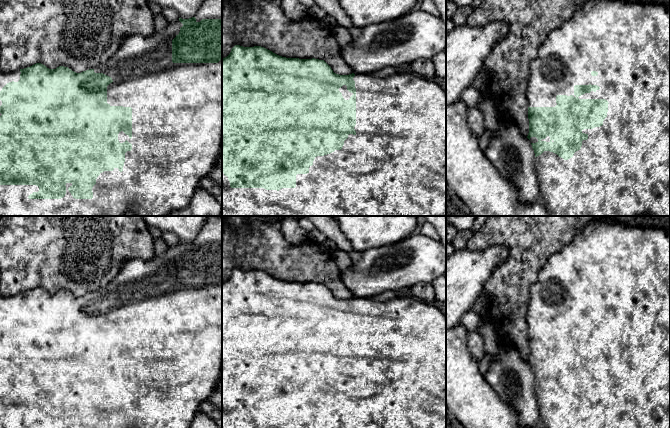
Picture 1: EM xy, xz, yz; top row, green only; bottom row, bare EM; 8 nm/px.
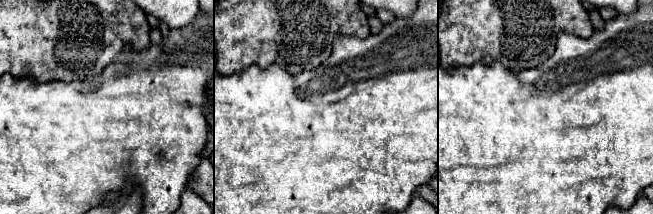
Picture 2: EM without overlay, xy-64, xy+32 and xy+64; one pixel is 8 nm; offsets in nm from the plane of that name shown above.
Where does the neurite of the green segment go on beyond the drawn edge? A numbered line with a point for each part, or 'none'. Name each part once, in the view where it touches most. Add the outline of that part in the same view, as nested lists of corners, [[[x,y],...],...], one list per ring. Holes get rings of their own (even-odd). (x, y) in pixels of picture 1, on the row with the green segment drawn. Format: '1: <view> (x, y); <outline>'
1: xy (176, 140); [[[179,19],[169,23],[167,28],[145,37],[141,34],[130,35],[125,38],[117,52],[102,66],[94,68],[95,73],[103,73],[112,78],[113,82],[107,86],[107,103],[110,106],[123,106],[132,108],[132,138],[130,139],[123,131],[119,132],[120,143],[126,140],[132,144],[132,150],[125,153],[123,171],[118,168],[113,171],[104,171],[96,179],[92,188],[92,199],[75,199],[68,188],[72,183],[66,183],[66,194],[61,199],[29,199],[33,192],[38,192],[36,185],[0,185],[0,216],[125,216],[128,211],[136,216],[165,216],[172,211],[187,207],[194,192],[199,188],[199,182],[207,176],[218,163],[222,155],[222,59],[218,63],[173,63],[172,62],[172,40],[179,34],[183,24]]]

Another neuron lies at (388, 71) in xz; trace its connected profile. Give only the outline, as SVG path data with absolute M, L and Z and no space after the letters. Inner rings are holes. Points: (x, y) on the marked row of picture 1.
M386 67L380 70L380 73L375 75L377 77L382 77L382 78L386 78L392 75L395 75L397 73L395 67Z

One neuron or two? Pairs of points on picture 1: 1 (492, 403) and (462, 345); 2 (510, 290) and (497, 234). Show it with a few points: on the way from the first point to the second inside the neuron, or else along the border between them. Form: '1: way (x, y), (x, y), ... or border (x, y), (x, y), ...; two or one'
1: way (478, 389), (467, 378), (467, 363), (463, 359); one
2: way (513, 276), (513, 248), (511, 246); one

